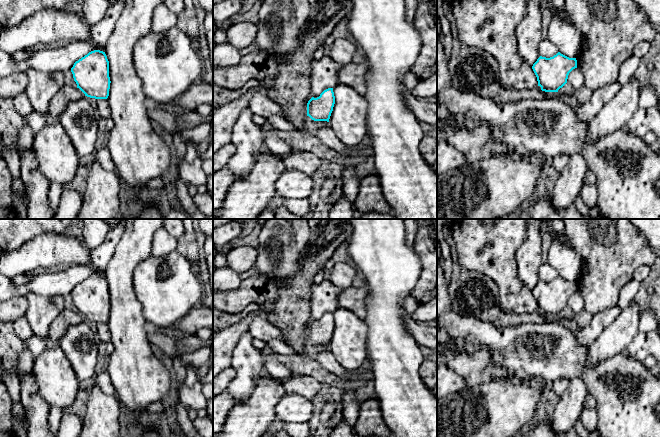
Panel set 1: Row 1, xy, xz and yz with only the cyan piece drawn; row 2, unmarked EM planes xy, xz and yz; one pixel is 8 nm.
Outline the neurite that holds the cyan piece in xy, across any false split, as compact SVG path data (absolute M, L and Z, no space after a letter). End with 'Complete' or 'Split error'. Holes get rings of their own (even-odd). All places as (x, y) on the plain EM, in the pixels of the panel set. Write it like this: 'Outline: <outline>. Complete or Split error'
Outline: M94 274L71 292L74 305L87 321L107 323L110 313L109 285L105 276Z. Complete

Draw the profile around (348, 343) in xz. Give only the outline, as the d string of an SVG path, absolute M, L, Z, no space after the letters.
M336 308L333 316L335 328L329 350L345 369L357 369L368 358L368 327L364 320L347 309Z

